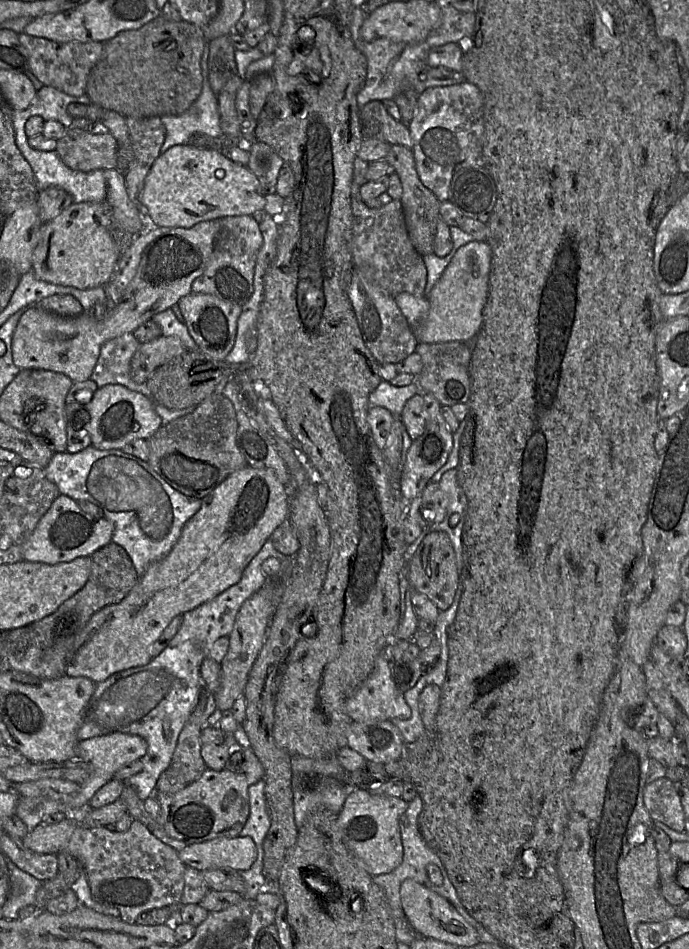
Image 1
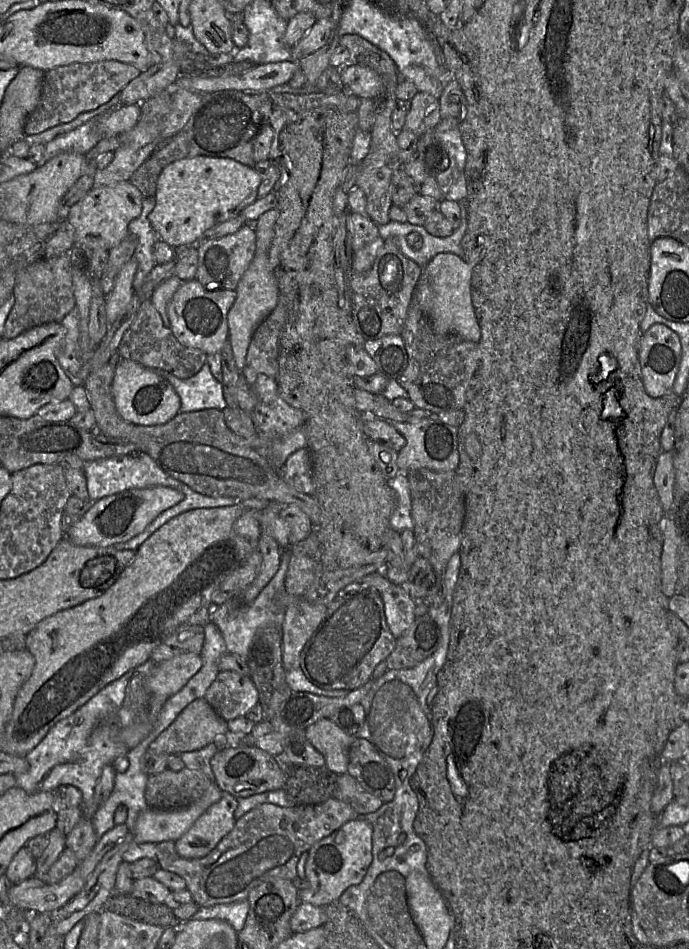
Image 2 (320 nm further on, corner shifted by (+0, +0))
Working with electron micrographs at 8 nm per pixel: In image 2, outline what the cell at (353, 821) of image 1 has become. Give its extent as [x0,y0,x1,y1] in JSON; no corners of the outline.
[299,817,372,907]

